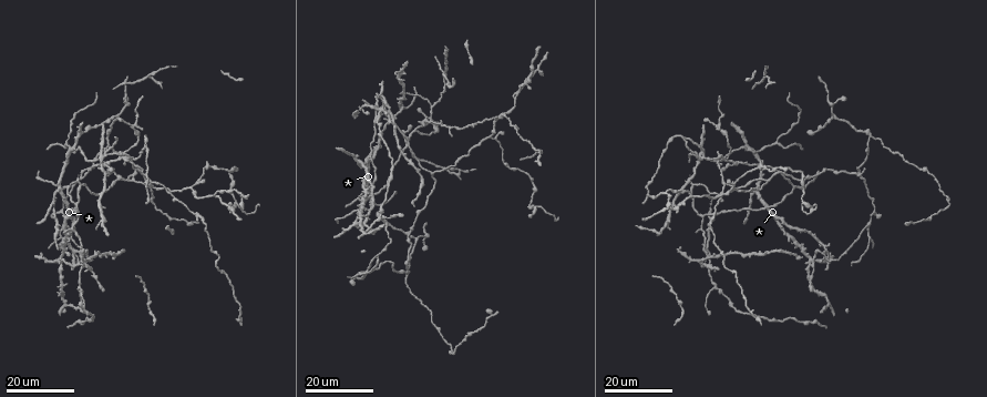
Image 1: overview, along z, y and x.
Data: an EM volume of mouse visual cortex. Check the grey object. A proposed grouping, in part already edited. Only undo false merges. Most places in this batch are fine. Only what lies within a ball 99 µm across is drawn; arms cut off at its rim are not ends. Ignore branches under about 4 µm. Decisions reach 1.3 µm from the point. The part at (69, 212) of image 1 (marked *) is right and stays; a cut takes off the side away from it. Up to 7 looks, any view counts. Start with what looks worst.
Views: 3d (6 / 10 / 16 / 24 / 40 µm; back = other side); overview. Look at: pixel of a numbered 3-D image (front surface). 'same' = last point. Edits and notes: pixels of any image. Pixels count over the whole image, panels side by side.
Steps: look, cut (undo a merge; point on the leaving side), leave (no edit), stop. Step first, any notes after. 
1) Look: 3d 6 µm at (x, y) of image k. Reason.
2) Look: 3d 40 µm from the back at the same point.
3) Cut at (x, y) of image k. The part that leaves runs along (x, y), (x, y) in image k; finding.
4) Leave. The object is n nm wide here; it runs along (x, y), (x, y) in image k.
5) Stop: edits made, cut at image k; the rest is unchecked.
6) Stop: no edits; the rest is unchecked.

Look: 3d 24 µm at (408, 276) of image 1.

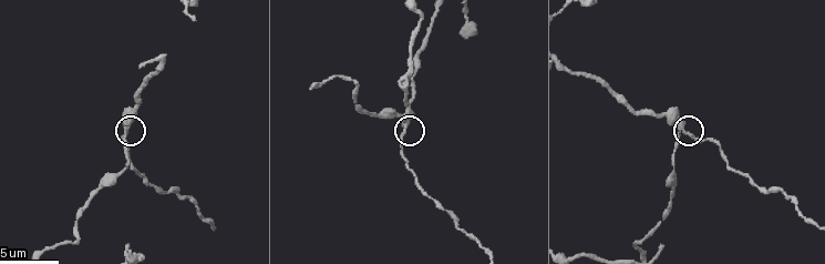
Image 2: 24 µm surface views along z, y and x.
Look: 3d 10 µm at (686, 132) of image 2.

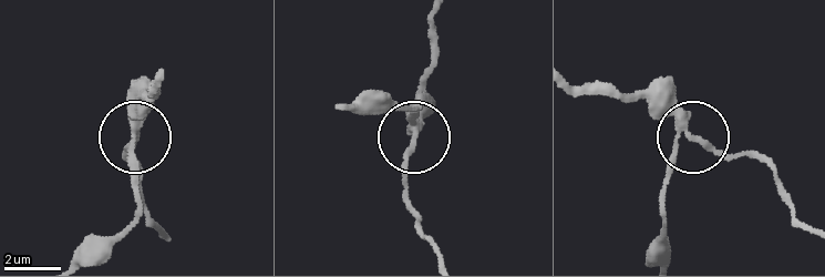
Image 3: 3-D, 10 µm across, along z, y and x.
Leave. 3 arms meet here; it runs along (661, 253), (666, 167), (690, 136), (647, 91) in image 3; continuous, no second neuron.

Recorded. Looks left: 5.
Look: 3d 24 µm at (132, 157) of image 1. Three arms meet.

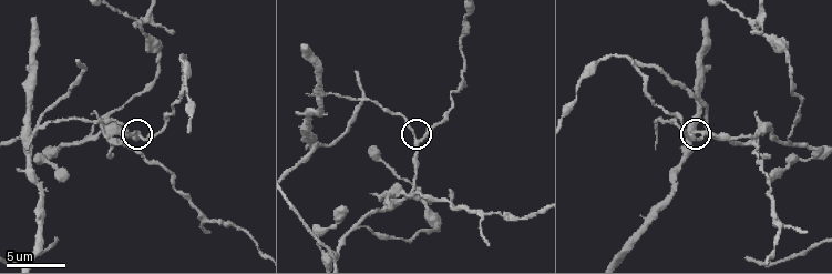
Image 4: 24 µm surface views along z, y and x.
Look: 3d 10 µm at (702, 137) of image 4. Closer look.

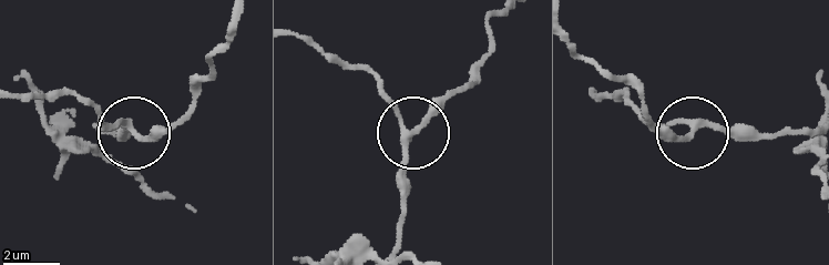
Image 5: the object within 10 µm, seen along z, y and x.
Leave. 3 arms meet here; it runs along (392, 250), (407, 128), (388, 92), (361, 65) in image 5; all the same neuron.

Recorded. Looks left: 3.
Look: 3d 10 µm at (704, 123) of image 4. Three arms meet.

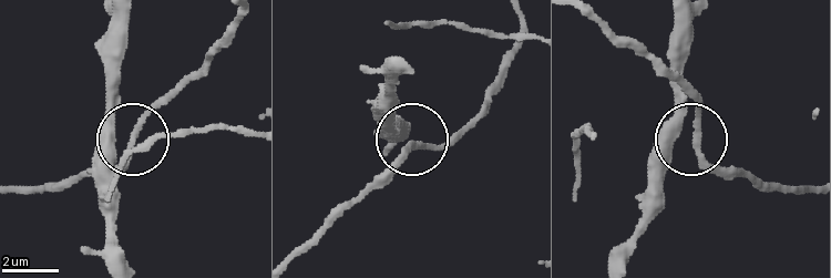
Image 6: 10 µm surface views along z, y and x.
Leave. The object is 150 nm wide here; it runs along (812, 185), (762, 185), (719, 171), (690, 134), (693, 86) in image 6; all the same neuron.

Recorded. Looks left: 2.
Stop: no edits; the rest is unchecked.

